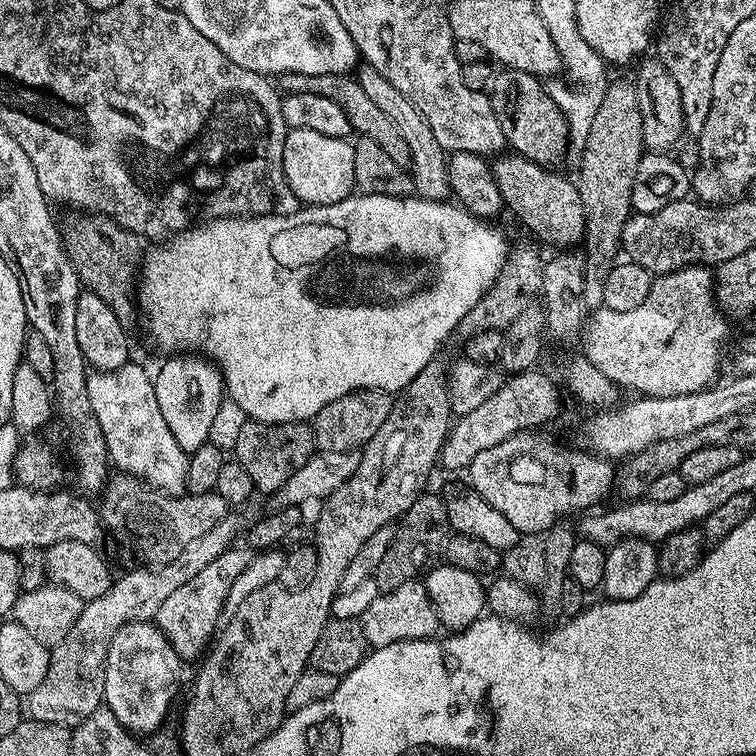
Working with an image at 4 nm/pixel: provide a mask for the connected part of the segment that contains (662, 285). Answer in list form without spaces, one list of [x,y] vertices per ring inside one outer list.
[[[689,264],[676,272],[656,276],[650,290],[634,310],[612,310],[605,306],[589,311],[582,324],[578,341],[582,354],[595,369],[612,380],[620,390],[629,388],[632,394],[670,398],[678,394],[694,394],[717,383],[720,355],[728,340],[729,317],[716,306],[714,272],[711,267]]]

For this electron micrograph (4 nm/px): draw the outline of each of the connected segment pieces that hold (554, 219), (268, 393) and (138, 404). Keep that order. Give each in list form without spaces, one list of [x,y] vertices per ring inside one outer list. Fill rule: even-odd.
[[[500,154],[491,161],[492,177],[498,184],[499,193],[507,211],[512,212],[536,237],[556,248],[570,248],[585,239],[582,201],[575,181],[570,181],[549,167],[540,166],[534,161],[517,154]]]
[[[353,194],[347,196],[342,202],[333,204],[314,204],[311,206],[302,206],[294,214],[289,216],[220,216],[217,220],[205,220],[197,223],[195,226],[189,226],[182,232],[177,232],[167,242],[159,246],[152,246],[147,249],[143,257],[140,271],[138,273],[138,283],[136,285],[136,306],[139,319],[144,324],[144,332],[164,351],[164,354],[203,354],[207,359],[213,361],[217,368],[224,373],[224,386],[227,395],[238,405],[242,406],[247,419],[261,420],[267,424],[298,424],[308,422],[315,418],[322,410],[322,406],[330,406],[334,398],[342,398],[342,394],[356,392],[360,388],[378,388],[381,392],[391,392],[393,394],[402,392],[404,387],[423,370],[431,360],[437,359],[440,344],[448,340],[448,335],[459,329],[463,320],[467,320],[470,310],[478,302],[478,298],[484,296],[484,292],[495,284],[498,274],[504,265],[504,257],[510,251],[510,244],[504,241],[504,236],[495,228],[495,223],[482,220],[479,216],[471,216],[465,208],[460,207],[455,202],[448,200],[422,200],[419,196],[413,194],[403,196],[402,198],[390,198],[389,196],[365,196],[363,194]]]
[[[129,362],[118,370],[109,372],[89,371],[86,394],[90,394],[92,413],[102,426],[106,438],[108,458],[121,473],[136,476],[145,484],[151,484],[159,492],[179,496],[188,487],[187,468],[189,453],[178,446],[162,410],[158,410],[158,398],[154,398],[153,377],[140,364]]]

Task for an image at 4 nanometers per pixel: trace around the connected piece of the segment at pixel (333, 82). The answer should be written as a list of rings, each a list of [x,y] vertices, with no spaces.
[[[282,72],[278,76],[278,88],[284,94],[309,92],[310,94],[322,94],[322,98],[330,98],[330,102],[338,102],[338,106],[342,106],[342,111],[346,113],[346,118],[350,118],[353,133],[378,142],[378,146],[382,146],[382,150],[386,150],[386,154],[390,154],[390,158],[394,158],[394,162],[402,165],[408,164],[410,150],[406,146],[402,134],[398,134],[398,126],[394,126],[394,122],[390,122],[390,118],[386,118],[386,114],[382,114],[382,110],[378,110],[376,103],[370,102],[370,97],[366,95],[366,90],[362,90],[362,86],[356,81],[355,75],[314,74],[307,76],[306,74]]]

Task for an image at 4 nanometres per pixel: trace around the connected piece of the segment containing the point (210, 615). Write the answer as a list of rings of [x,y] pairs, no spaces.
[[[247,547],[228,548],[222,554],[218,554],[218,558],[214,558],[214,562],[210,562],[210,566],[206,566],[206,570],[198,570],[198,574],[194,574],[194,578],[190,578],[190,582],[178,586],[178,590],[173,590],[166,598],[166,602],[162,602],[162,606],[158,606],[154,623],[169,640],[170,646],[180,656],[181,661],[188,662],[196,655],[199,657],[205,651],[209,641],[217,635],[218,625],[226,612],[224,603],[230,594],[230,586],[234,586],[238,574],[242,574],[242,570],[246,570],[246,566],[250,566],[252,557],[253,553]]]

